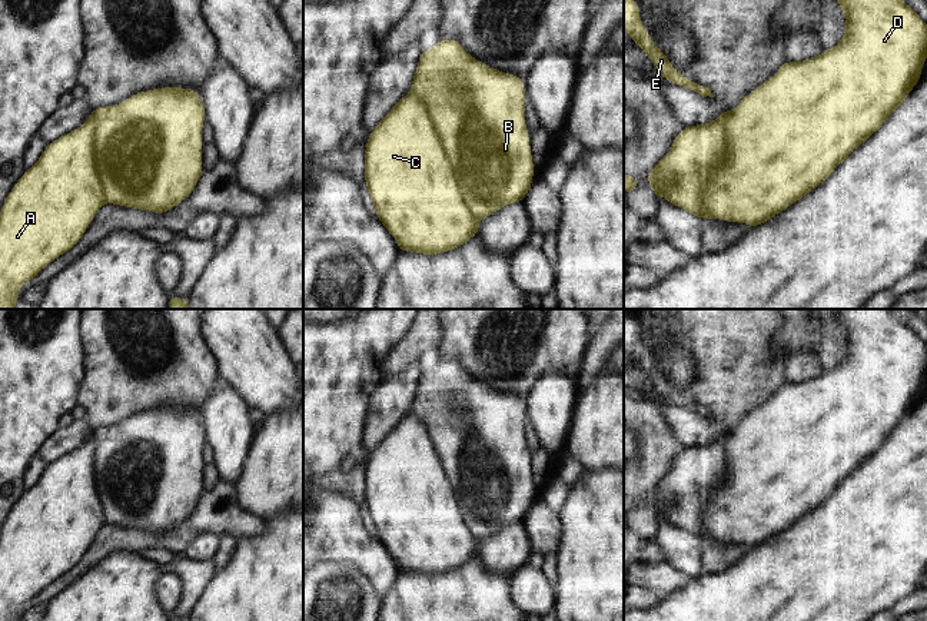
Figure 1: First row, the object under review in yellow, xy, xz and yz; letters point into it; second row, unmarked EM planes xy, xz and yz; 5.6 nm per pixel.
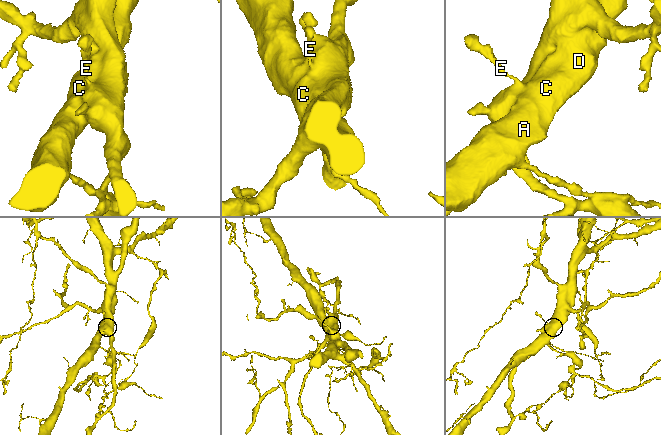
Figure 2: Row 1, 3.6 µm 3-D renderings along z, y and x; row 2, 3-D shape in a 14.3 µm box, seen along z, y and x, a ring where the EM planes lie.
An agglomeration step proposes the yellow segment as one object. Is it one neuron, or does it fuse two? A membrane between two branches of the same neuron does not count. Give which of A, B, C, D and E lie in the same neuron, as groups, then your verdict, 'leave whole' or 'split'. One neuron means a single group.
A C D / B E | split

